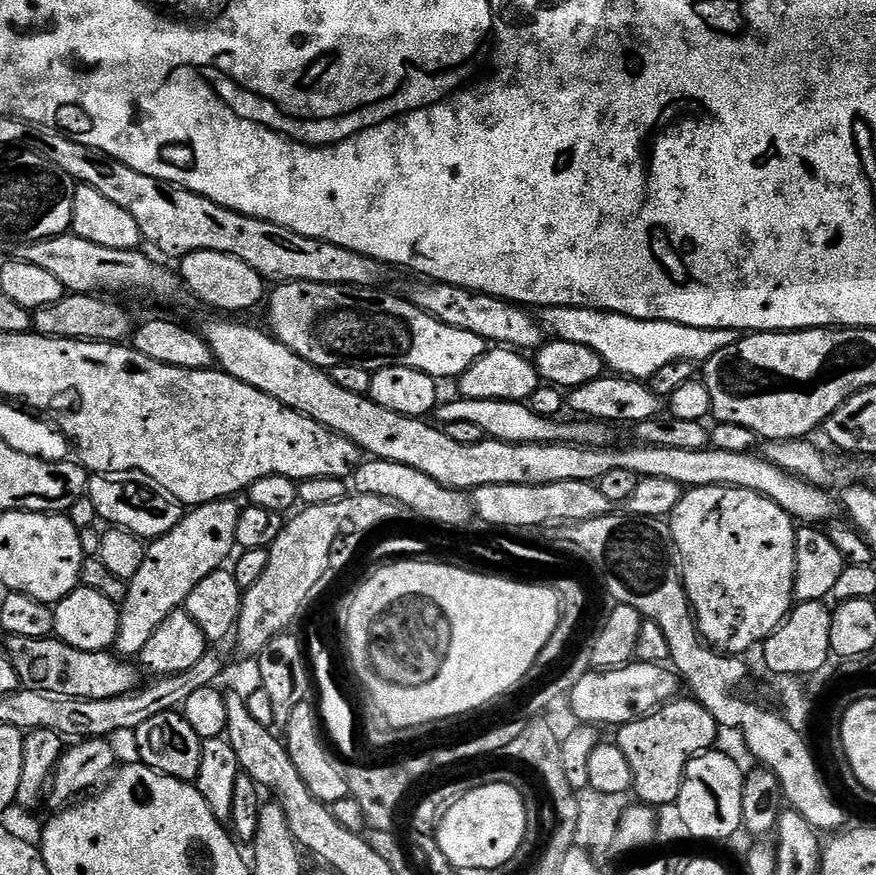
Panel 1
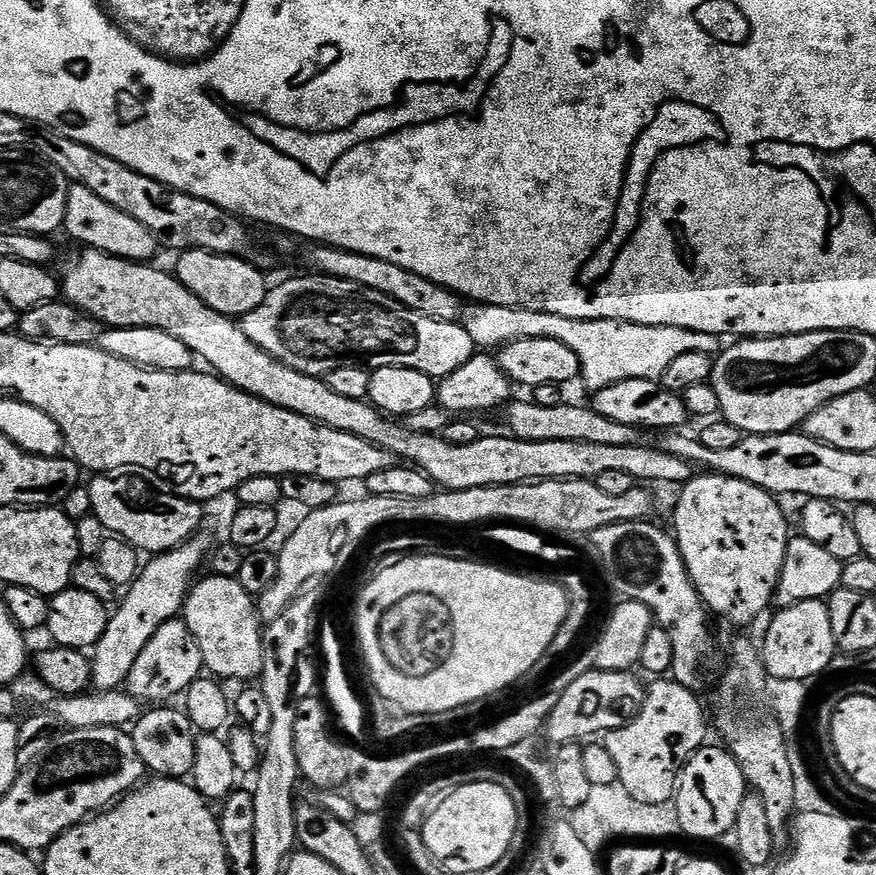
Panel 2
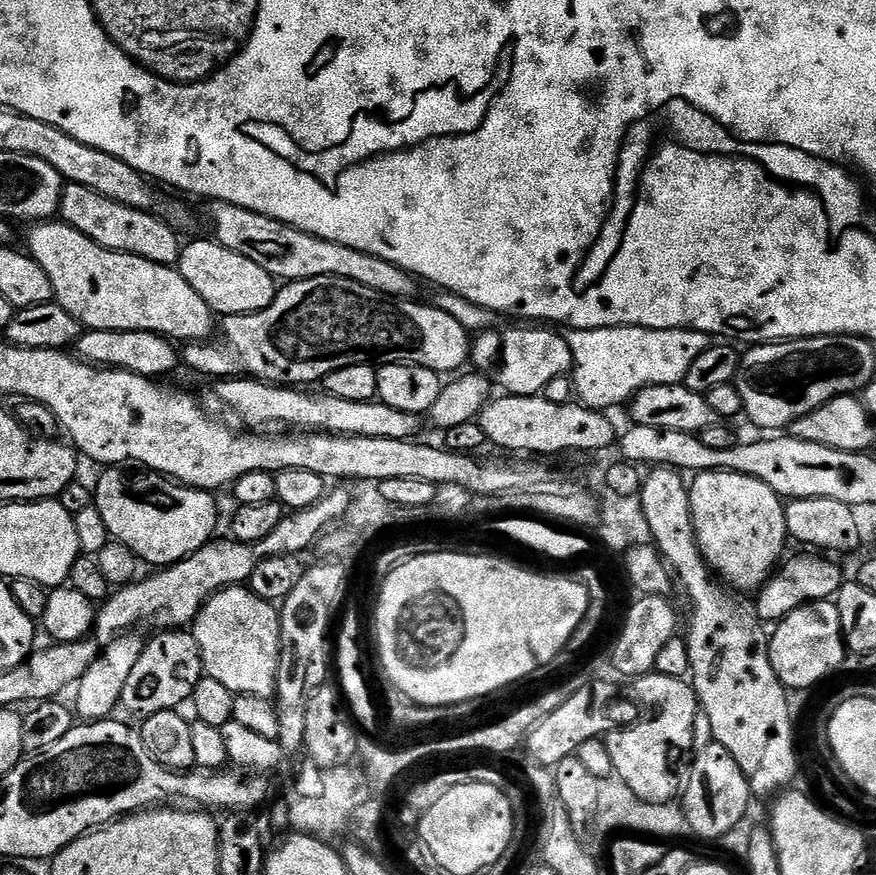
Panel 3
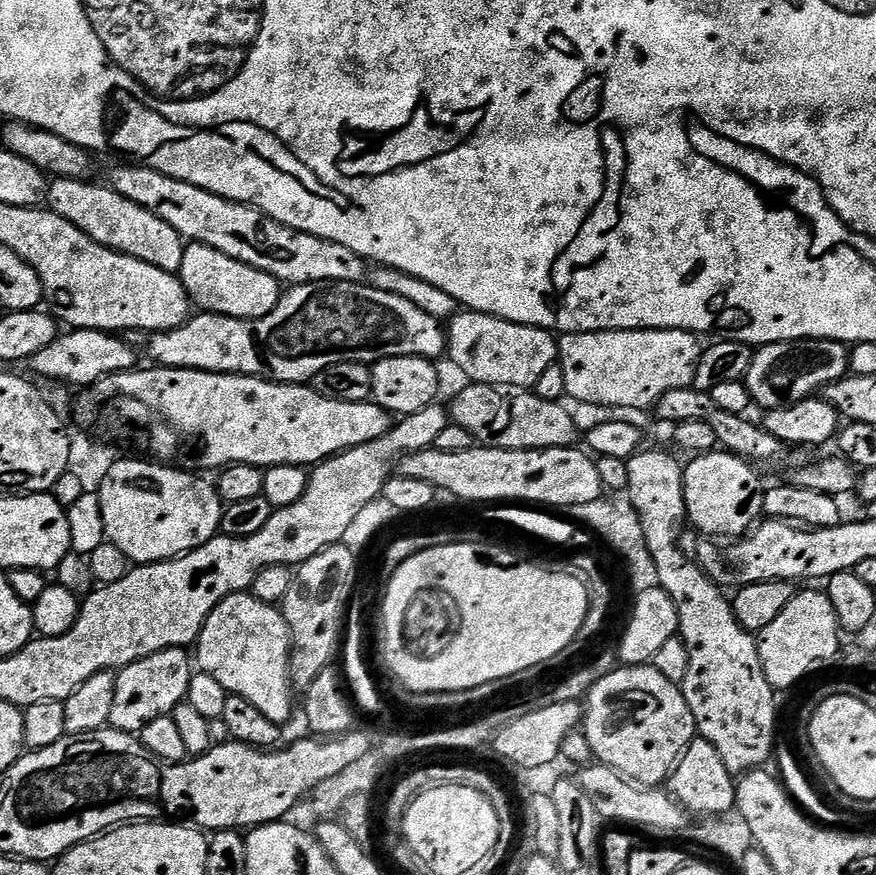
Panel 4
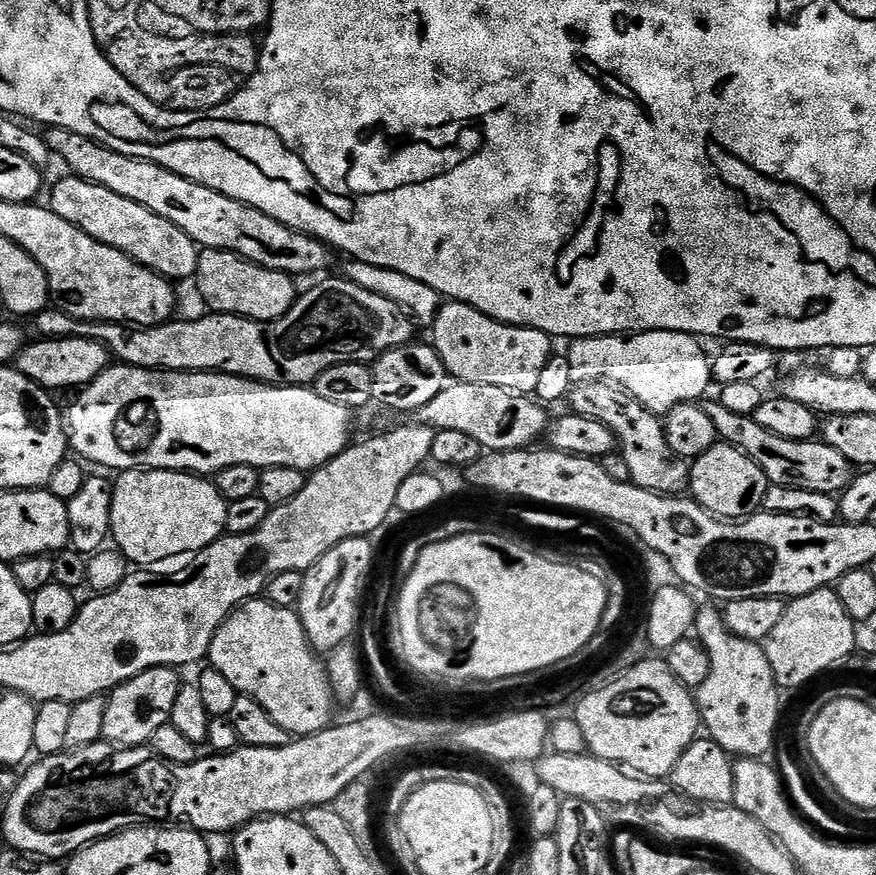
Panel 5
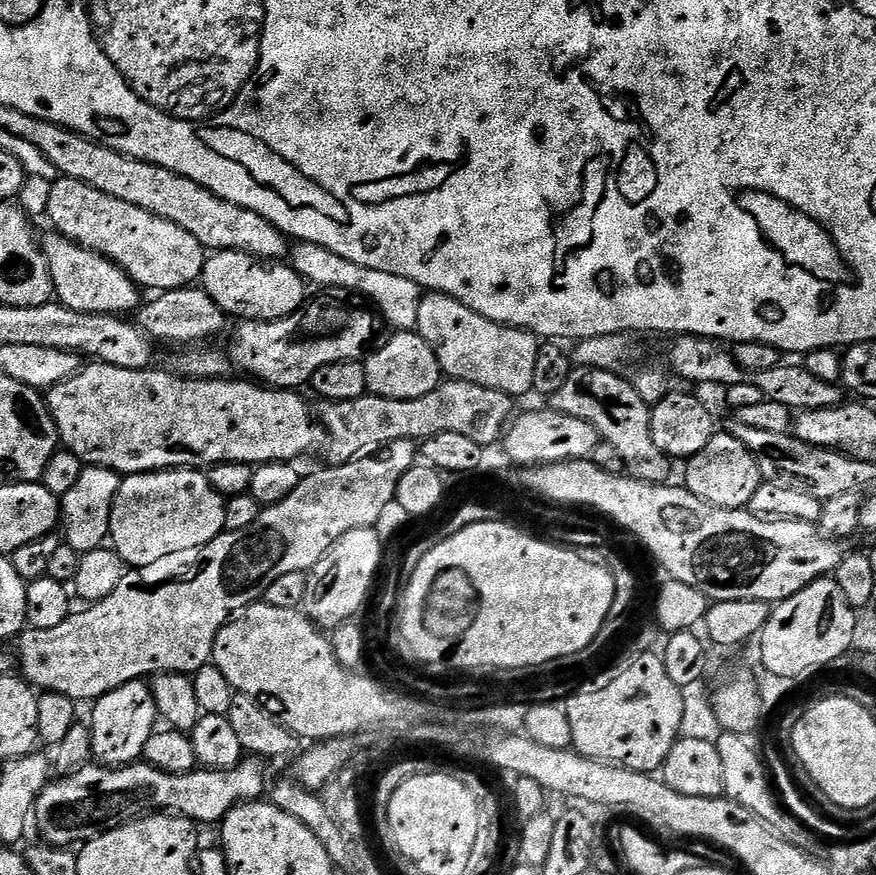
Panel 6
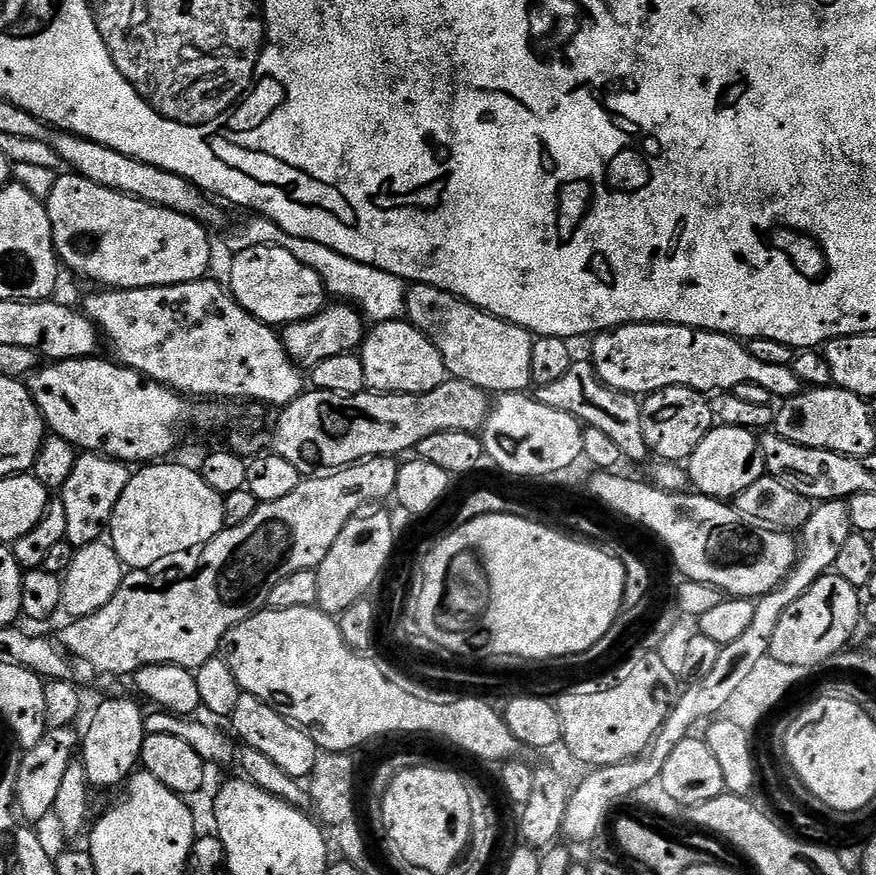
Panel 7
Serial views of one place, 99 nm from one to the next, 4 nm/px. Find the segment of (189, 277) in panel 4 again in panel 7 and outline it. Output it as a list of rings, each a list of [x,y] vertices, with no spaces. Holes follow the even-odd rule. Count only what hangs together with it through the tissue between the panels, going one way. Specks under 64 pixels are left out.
[[[259,244],[250,246],[250,250],[242,250],[231,257],[232,265],[228,268],[228,280],[226,287],[231,292],[232,297],[254,318],[258,318],[263,324],[273,326],[287,326],[294,322],[309,320],[314,314],[318,314],[326,307],[326,289],[322,278],[310,266],[302,266],[298,258],[285,248],[279,248],[273,244]]]

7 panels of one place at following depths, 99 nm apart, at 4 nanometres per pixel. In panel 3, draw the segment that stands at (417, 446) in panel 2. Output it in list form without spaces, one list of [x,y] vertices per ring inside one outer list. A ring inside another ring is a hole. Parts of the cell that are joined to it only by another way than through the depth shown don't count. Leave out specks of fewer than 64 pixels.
[[[53,218],[31,225],[26,251],[46,270],[55,303],[69,312],[85,329],[94,332],[157,332],[173,342],[204,342],[212,332],[214,313],[211,306],[196,293],[194,286],[182,278],[175,267],[155,264],[129,252],[111,252],[98,242],[86,238],[69,224]]]

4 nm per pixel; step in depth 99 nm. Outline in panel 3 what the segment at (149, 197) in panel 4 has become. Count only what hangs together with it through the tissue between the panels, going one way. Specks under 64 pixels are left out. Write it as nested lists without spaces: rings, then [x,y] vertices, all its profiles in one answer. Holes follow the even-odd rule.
[[[214,200],[207,207],[208,220],[212,223],[211,235],[216,243],[226,246],[226,250],[234,250],[234,254],[242,254],[242,258],[250,258],[250,262],[258,262],[258,266],[262,266],[262,270],[266,270],[277,281],[291,282],[319,276],[337,276],[353,280],[387,296],[408,298],[413,295],[412,273],[405,272],[382,258],[311,236],[274,218],[246,210],[242,206]]]

